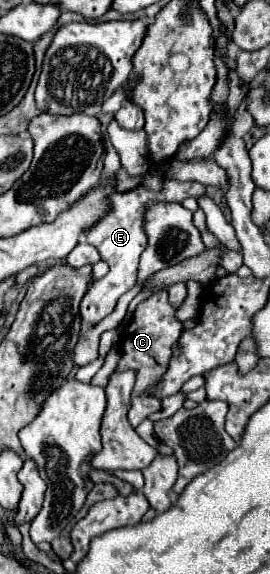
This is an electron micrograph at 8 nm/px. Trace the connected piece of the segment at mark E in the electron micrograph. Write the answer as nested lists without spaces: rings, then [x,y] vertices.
[[[164,177],[162,189],[156,191],[156,193],[152,189],[144,187],[144,185],[138,185],[132,191],[126,191],[126,193],[114,191],[110,195],[110,201],[112,201],[112,207],[114,207],[112,213],[106,215],[106,219],[100,219],[94,225],[94,229],[86,231],[86,235],[84,235],[84,241],[90,243],[92,247],[96,247],[100,251],[100,255],[102,255],[102,261],[106,261],[108,267],[110,267],[108,273],[102,279],[98,279],[88,289],[88,293],[82,299],[80,315],[82,315],[84,323],[96,325],[106,315],[110,315],[114,311],[120,295],[124,295],[134,285],[136,271],[138,271],[138,259],[140,259],[140,255],[142,255],[142,251],[146,249],[146,243],[148,243],[146,231],[144,231],[148,203],[182,203],[188,197],[198,199],[204,193],[206,193],[206,187],[202,183],[196,183],[196,181],[178,181],[178,179]]]

